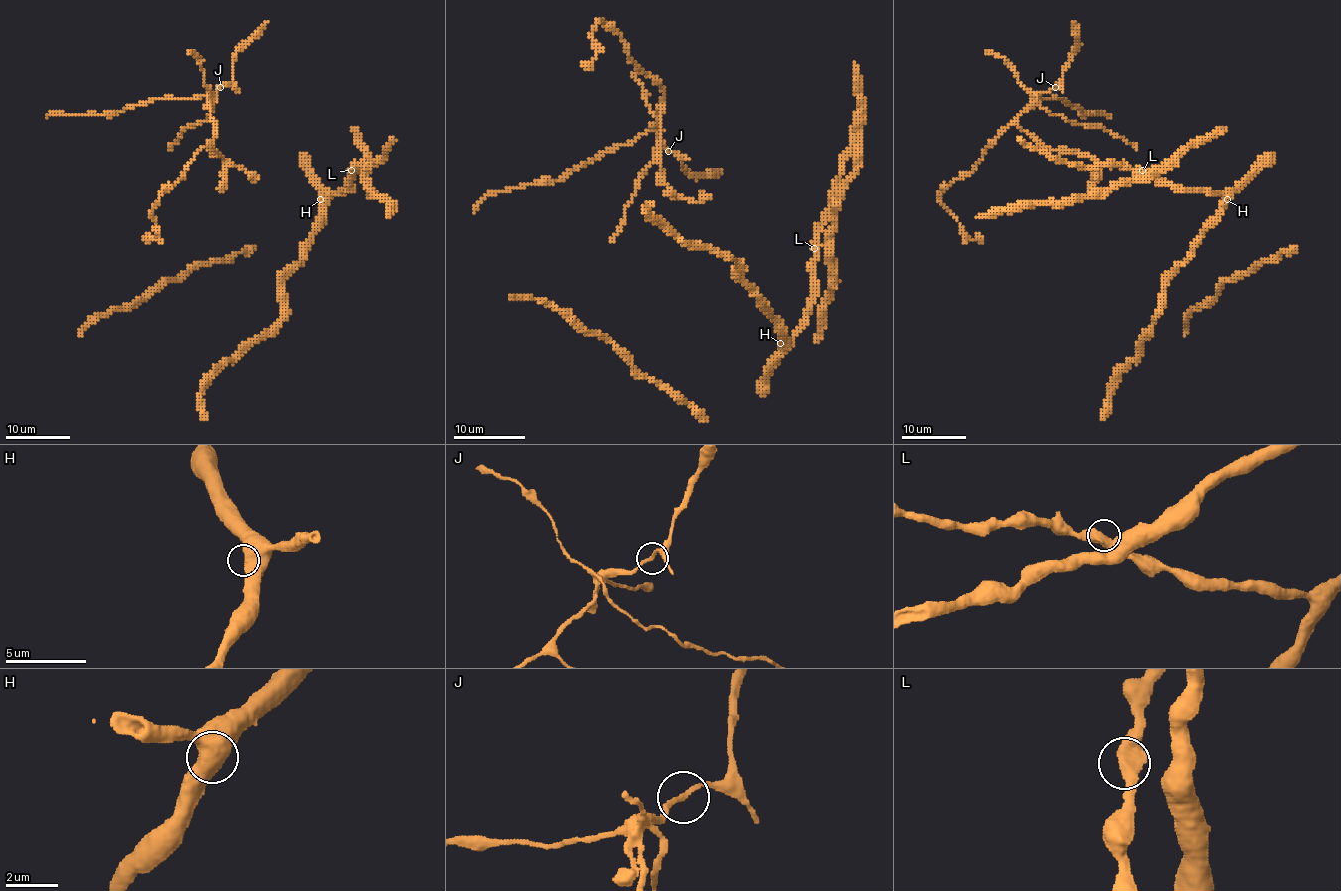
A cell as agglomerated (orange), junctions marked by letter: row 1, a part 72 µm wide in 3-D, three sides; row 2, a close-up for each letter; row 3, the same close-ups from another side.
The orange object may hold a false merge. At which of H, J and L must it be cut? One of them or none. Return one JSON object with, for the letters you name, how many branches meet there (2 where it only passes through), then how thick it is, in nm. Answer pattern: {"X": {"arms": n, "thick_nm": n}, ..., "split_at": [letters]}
{"split_at": []}

